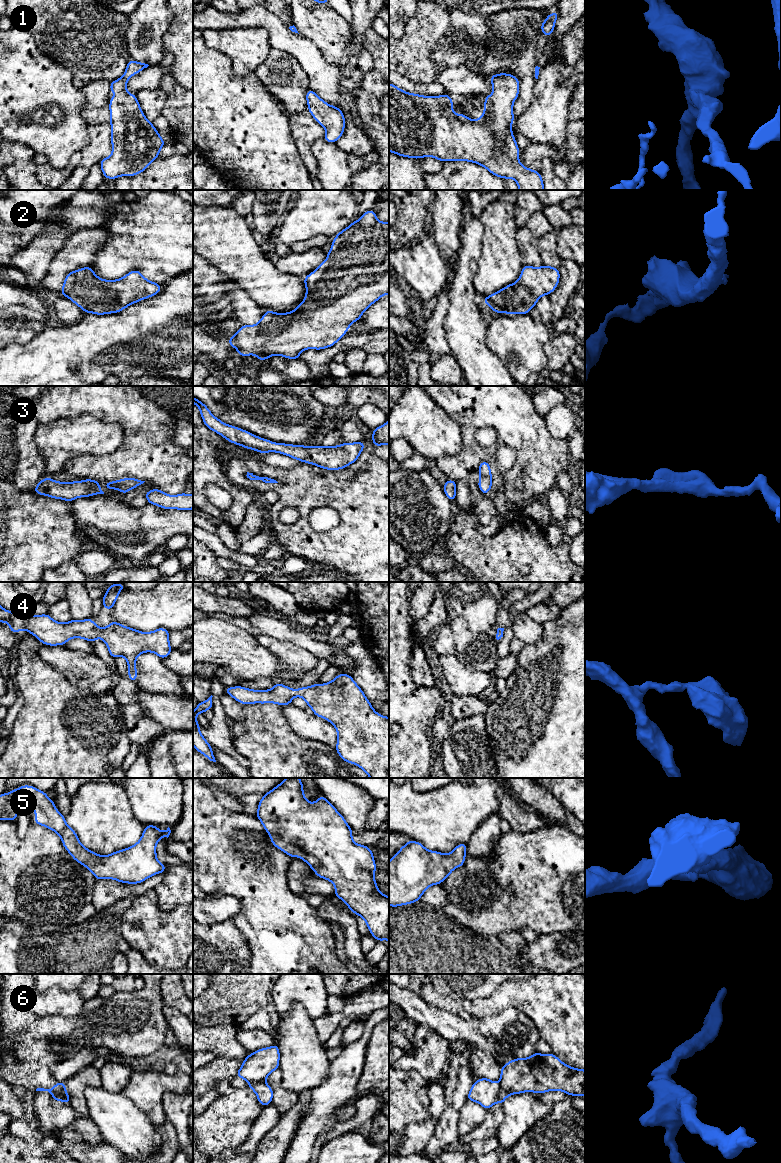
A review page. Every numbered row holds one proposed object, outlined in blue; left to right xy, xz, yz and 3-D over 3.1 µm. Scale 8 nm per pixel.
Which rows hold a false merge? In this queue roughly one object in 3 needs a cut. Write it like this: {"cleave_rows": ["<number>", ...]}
{"cleave_rows": ["6"]}

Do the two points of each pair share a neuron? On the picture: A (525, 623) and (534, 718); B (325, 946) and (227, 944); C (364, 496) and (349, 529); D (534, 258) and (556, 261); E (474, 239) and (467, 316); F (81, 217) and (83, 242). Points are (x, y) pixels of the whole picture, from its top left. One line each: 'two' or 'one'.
A: two
B: two
C: one
D: two
E: one
F: two

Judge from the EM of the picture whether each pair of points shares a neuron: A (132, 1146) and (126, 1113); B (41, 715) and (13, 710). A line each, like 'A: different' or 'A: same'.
A: same
B: different

